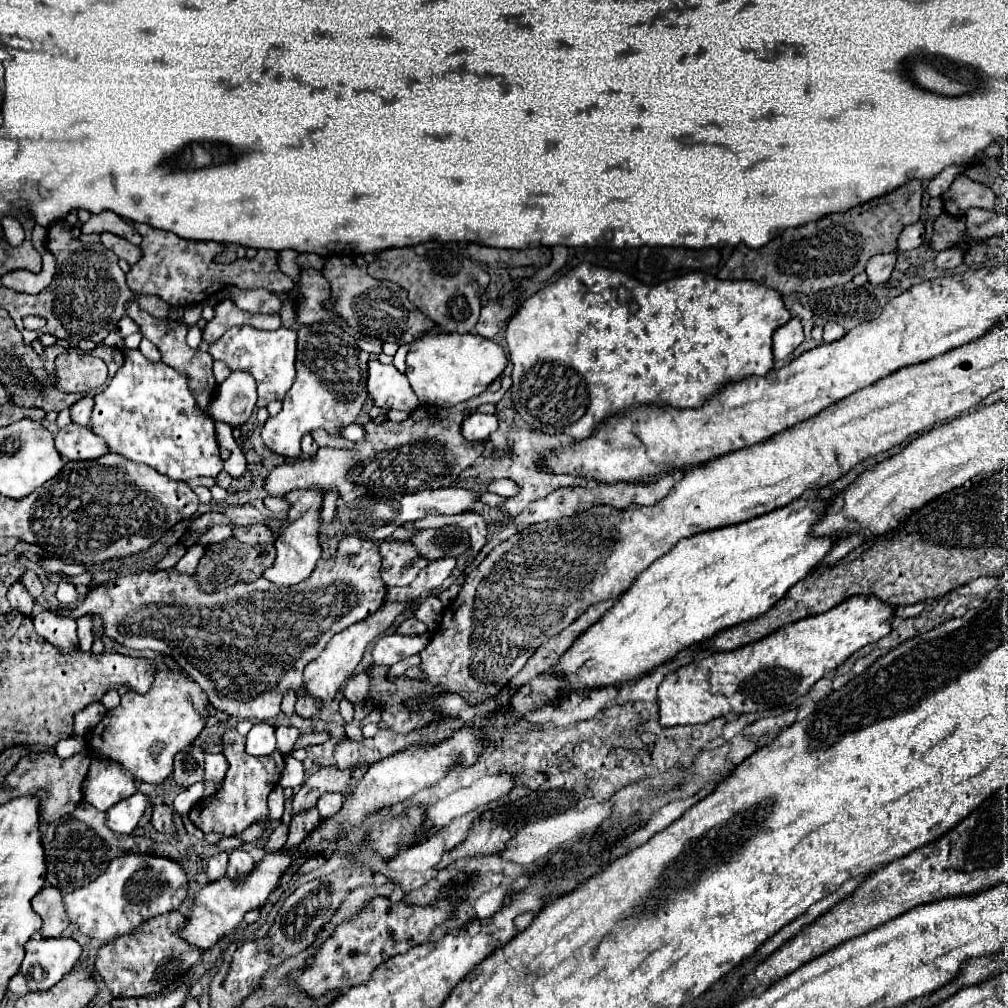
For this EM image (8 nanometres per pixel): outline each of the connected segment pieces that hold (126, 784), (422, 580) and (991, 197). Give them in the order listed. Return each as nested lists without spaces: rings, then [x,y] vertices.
[[[93,758],[83,782],[85,802],[105,812],[135,792],[135,778],[125,770],[125,766],[119,762],[107,762],[107,758]]]
[[[441,558],[433,560],[421,574],[411,582],[407,588],[393,588],[387,592],[387,600],[399,602],[399,600],[419,600],[425,598],[431,590],[439,588],[443,580],[447,580],[455,568],[457,560],[455,558]]]
[[[957,176],[951,188],[941,196],[943,208],[951,216],[965,216],[969,208],[995,210],[995,194],[991,188],[971,180],[969,176]]]

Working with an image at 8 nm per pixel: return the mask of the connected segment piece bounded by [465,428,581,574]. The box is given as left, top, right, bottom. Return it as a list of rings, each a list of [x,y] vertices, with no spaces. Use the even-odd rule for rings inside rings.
[[[521,428],[511,430],[511,440],[509,440],[509,442],[511,442],[511,468],[507,470],[507,478],[513,480],[513,482],[517,482],[519,494],[513,496],[513,498],[509,498],[509,500],[505,500],[501,506],[497,506],[497,510],[503,512],[503,518],[491,528],[489,542],[481,548],[481,552],[477,554],[471,565],[466,568],[466,574],[471,573],[477,568],[485,559],[485,556],[487,556],[497,544],[501,544],[503,540],[507,540],[509,536],[513,536],[513,534],[519,532],[519,528],[517,528],[517,524],[513,522],[513,518],[515,518],[519,512],[523,512],[523,508],[525,508],[527,504],[549,496],[549,494],[551,494],[553,490],[557,490],[557,488],[567,488],[567,486],[579,486],[579,484],[581,484],[581,478],[577,478],[577,476],[569,476],[569,474],[545,474],[545,472],[541,472],[541,470],[537,468],[537,464],[535,464],[537,452],[535,452],[535,438],[533,438],[533,432],[529,432],[529,430],[517,432],[517,430],[521,430]]]

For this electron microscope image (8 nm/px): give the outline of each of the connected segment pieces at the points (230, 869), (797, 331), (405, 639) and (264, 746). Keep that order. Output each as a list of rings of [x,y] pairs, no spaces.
[[[233,850],[229,854],[229,866],[227,866],[227,872],[225,876],[227,878],[245,878],[245,874],[249,874],[249,870],[253,870],[253,860],[251,856],[245,852],[245,850]]]
[[[791,318],[785,326],[781,326],[775,332],[775,338],[773,338],[775,360],[787,358],[801,342],[803,342],[803,324],[799,318]]]
[[[387,634],[379,638],[373,646],[373,662],[393,666],[395,662],[421,652],[429,644],[429,634],[419,636],[403,636],[403,634]]]
[[[257,722],[247,734],[247,752],[253,756],[267,756],[275,750],[275,728],[267,722]]]

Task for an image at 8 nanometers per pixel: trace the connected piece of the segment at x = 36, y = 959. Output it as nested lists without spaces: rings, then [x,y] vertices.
[[[31,938],[25,944],[25,958],[21,962],[19,974],[25,974],[29,990],[49,990],[75,966],[79,956],[81,946],[73,938]]]

